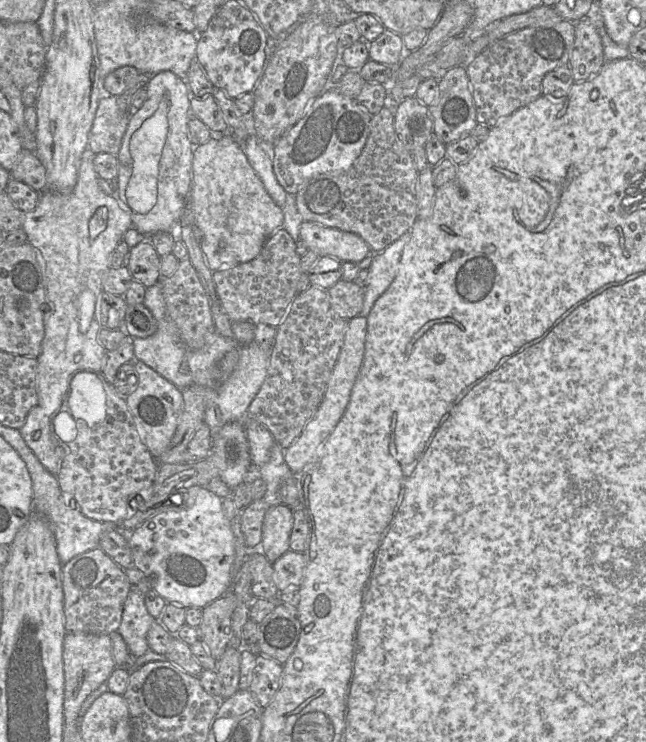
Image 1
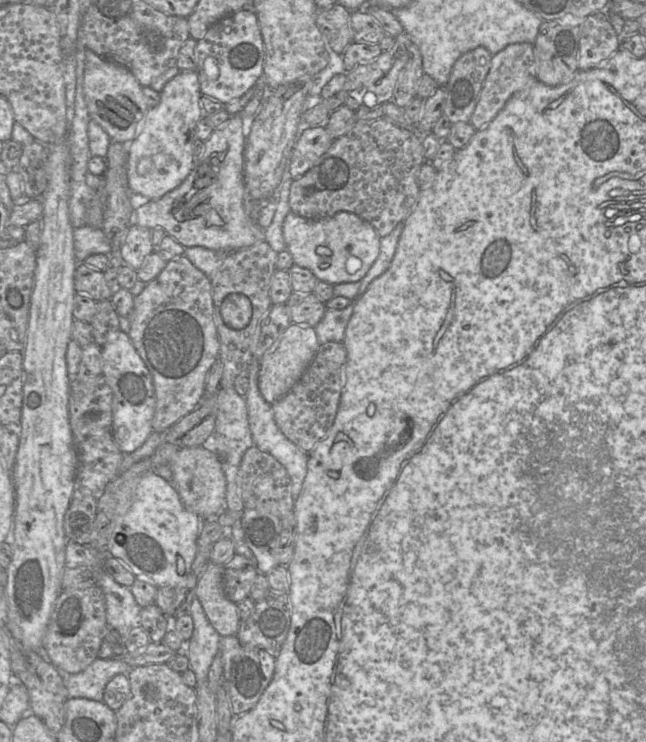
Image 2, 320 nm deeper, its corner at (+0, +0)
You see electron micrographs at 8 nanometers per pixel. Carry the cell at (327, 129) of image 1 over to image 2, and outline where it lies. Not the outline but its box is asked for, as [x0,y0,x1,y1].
[289,127,333,179]

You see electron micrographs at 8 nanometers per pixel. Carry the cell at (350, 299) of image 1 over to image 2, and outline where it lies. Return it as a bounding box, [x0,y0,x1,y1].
[285,292,326,327]

